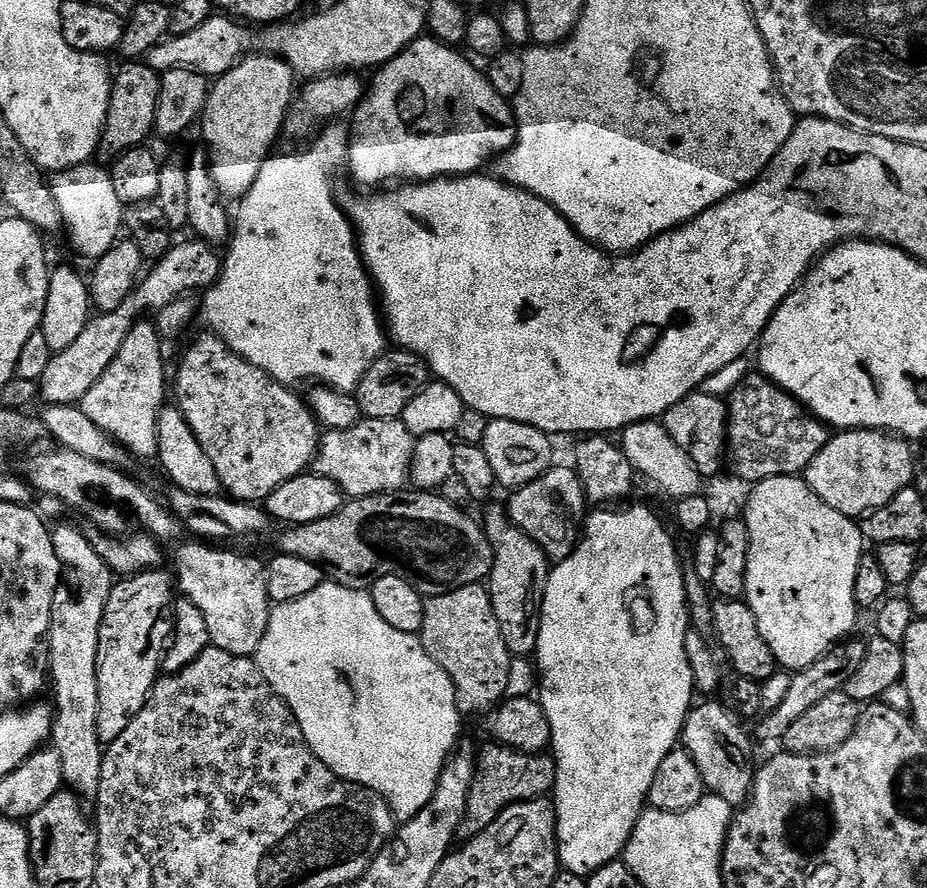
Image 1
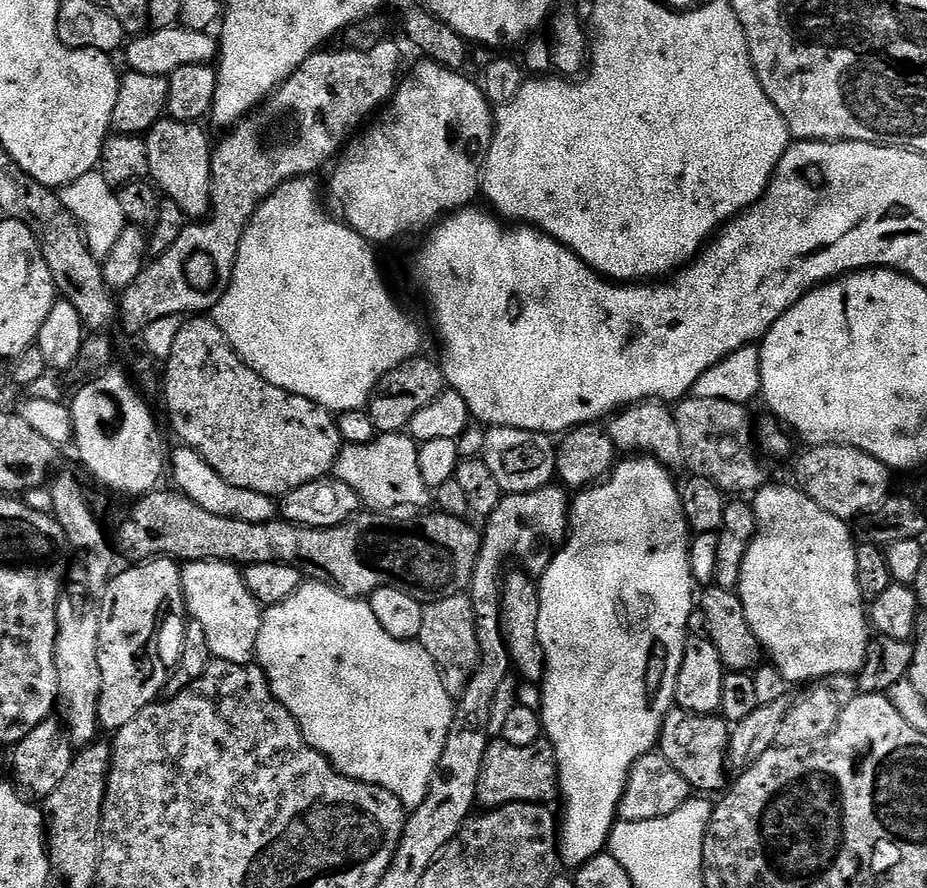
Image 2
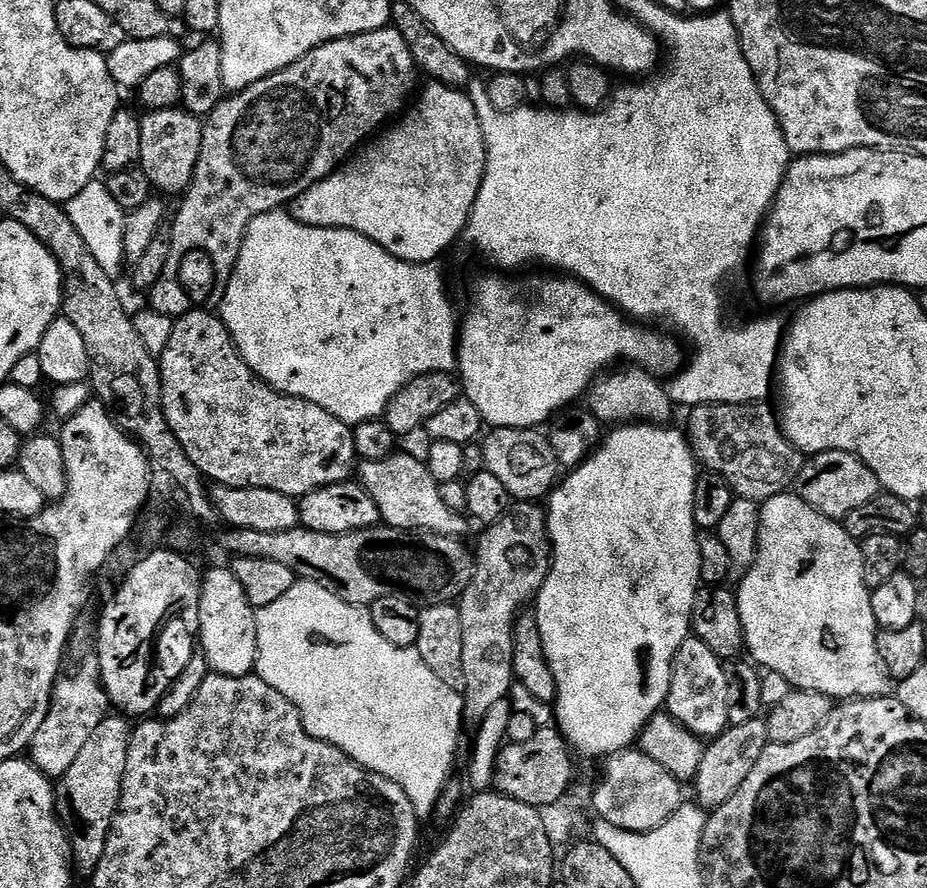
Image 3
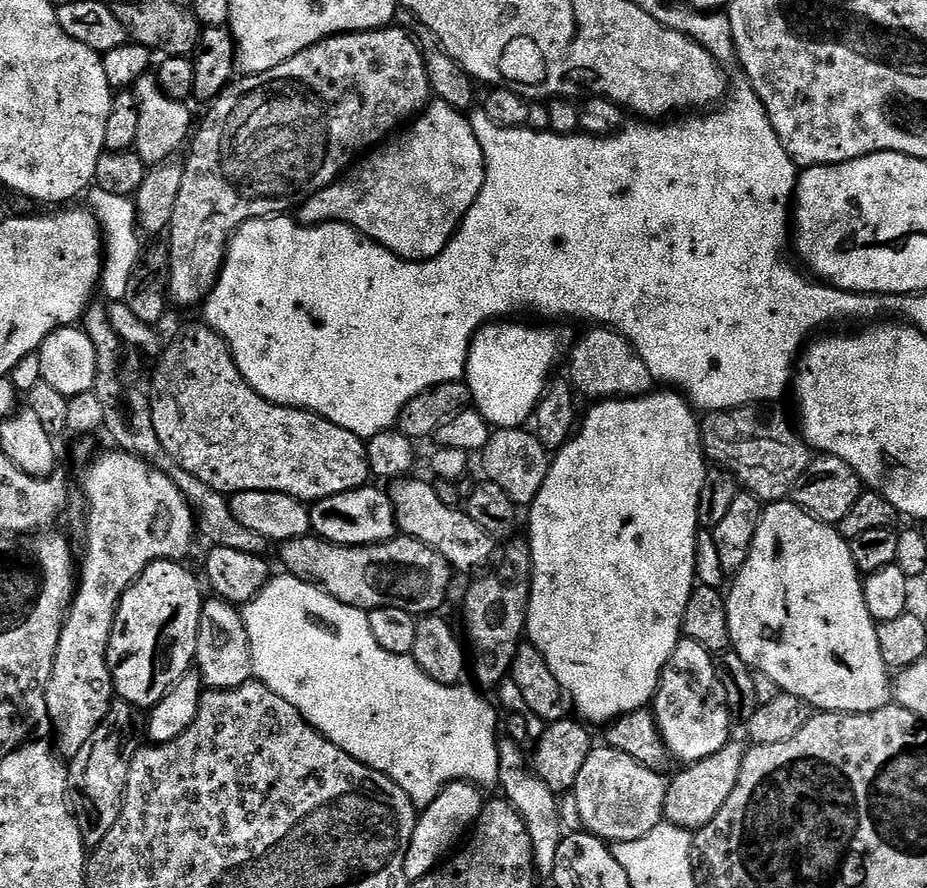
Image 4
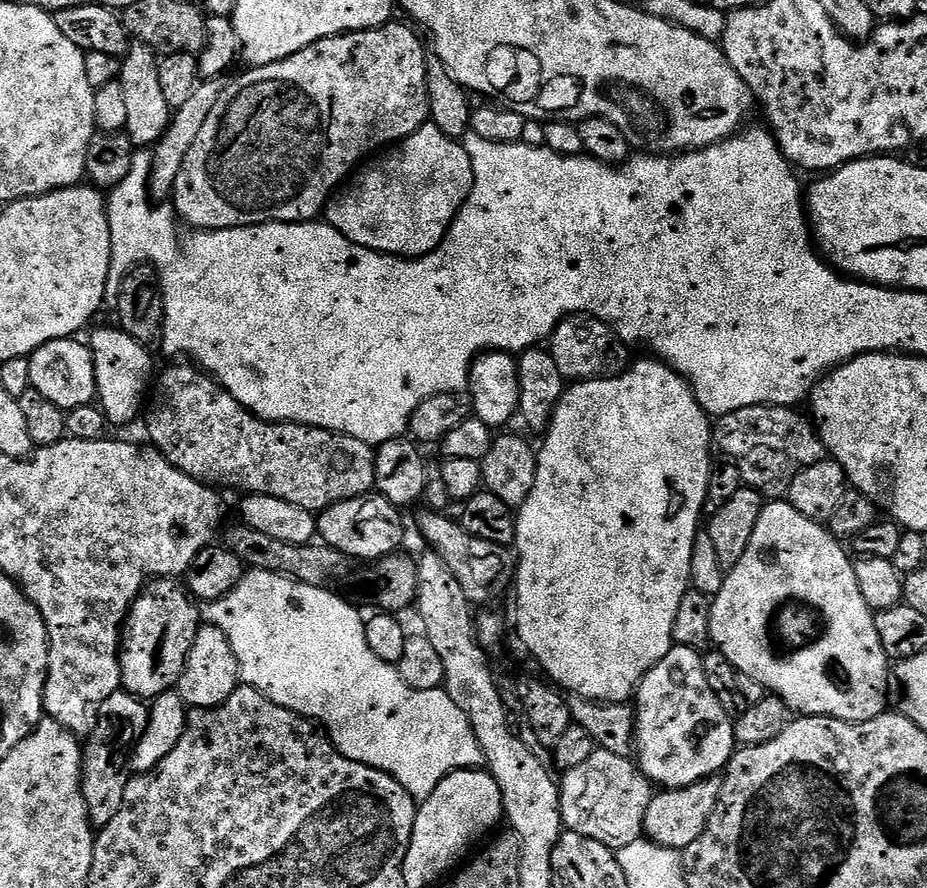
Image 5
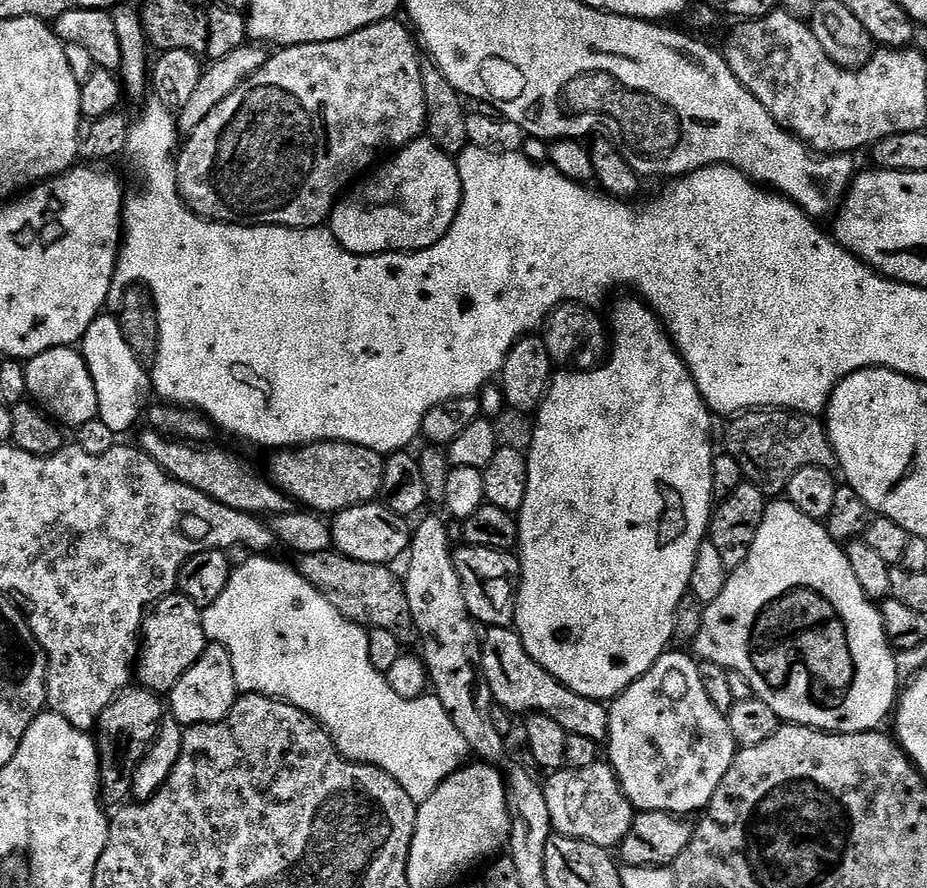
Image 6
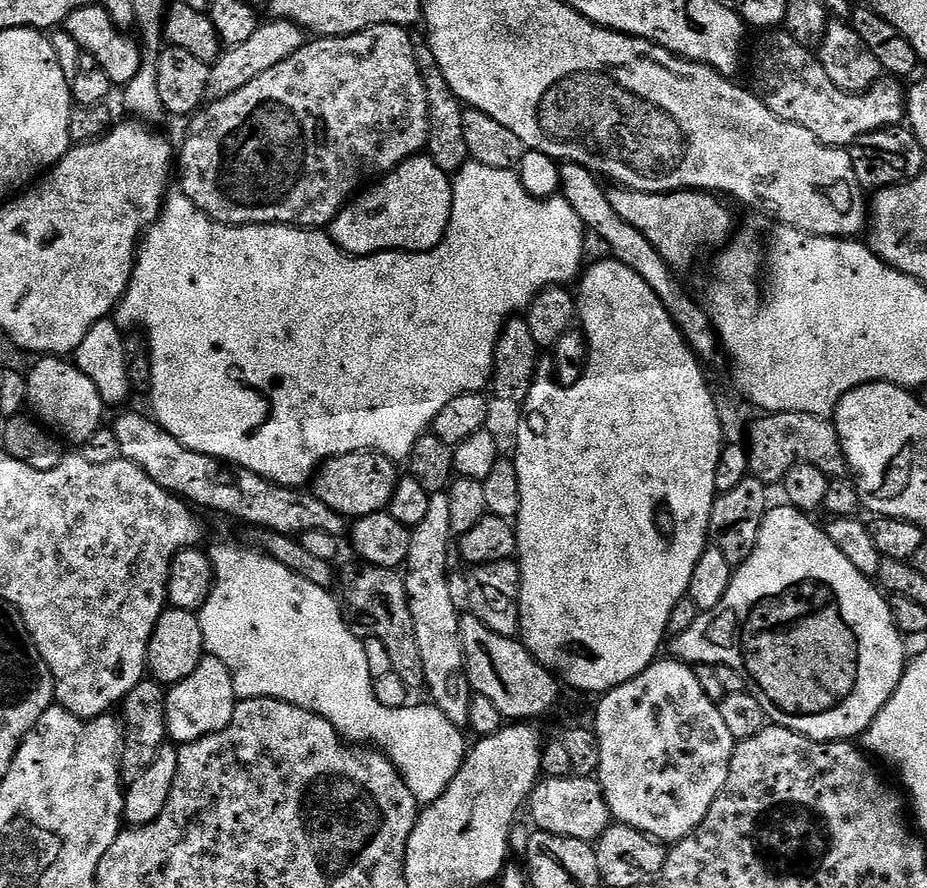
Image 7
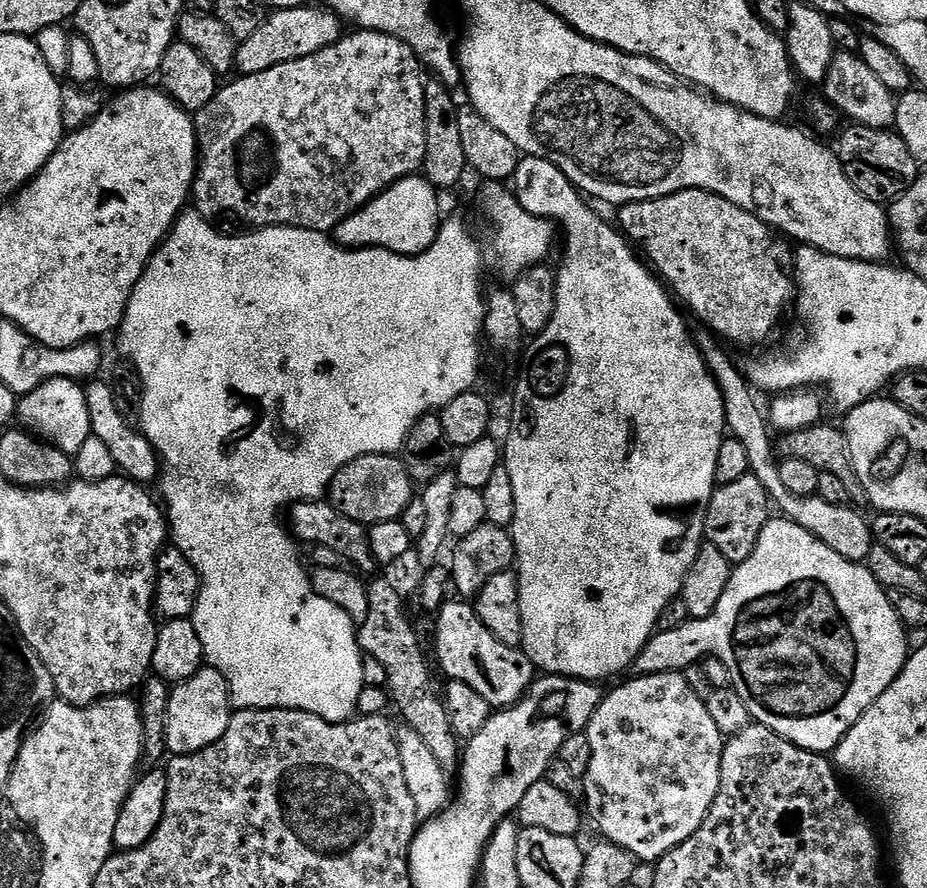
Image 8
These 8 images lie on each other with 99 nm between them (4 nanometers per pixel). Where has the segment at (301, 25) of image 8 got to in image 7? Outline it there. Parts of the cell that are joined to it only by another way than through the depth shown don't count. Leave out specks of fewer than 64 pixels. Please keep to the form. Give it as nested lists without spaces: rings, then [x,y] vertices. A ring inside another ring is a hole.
[[[265,19],[247,42],[233,48],[224,48],[220,57],[210,65],[210,82],[206,86],[207,99],[221,100],[234,94],[242,86],[254,82],[254,78],[266,74],[266,70],[274,70],[278,62],[286,62],[290,54],[298,54],[305,42],[306,32],[299,24],[289,20]]]

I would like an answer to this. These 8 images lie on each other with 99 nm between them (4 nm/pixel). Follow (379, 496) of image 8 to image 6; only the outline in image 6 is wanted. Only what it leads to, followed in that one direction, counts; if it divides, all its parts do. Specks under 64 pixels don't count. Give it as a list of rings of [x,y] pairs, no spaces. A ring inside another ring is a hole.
[[[323,440],[320,444],[305,444],[287,450],[280,450],[273,456],[276,457],[269,462],[269,473],[267,472],[272,484],[288,495],[289,500],[317,514],[335,514],[346,510],[350,506],[373,503],[380,496],[385,457],[361,444]]]

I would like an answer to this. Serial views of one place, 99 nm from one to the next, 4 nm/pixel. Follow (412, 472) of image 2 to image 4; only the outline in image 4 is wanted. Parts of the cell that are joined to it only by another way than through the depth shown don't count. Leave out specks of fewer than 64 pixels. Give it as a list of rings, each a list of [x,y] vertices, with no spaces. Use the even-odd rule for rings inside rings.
[[[393,479],[387,489],[394,506],[397,529],[403,535],[438,550],[438,554],[442,554],[442,558],[446,558],[457,573],[476,571],[479,573],[487,569],[497,555],[497,541],[493,540],[492,535],[486,530],[482,530],[482,526],[478,526],[478,522],[474,522],[474,518],[470,518],[467,512],[459,507],[448,508],[447,502],[426,481],[412,479]]]

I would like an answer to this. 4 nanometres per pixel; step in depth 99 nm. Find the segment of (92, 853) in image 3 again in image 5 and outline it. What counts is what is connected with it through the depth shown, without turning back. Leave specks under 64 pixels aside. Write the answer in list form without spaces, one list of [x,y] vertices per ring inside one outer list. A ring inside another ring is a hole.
[[[121,690],[110,694],[110,698],[102,702],[94,730],[83,741],[84,778],[80,785],[86,802],[88,820],[93,829],[106,827],[118,814],[118,810],[122,810],[122,797],[126,794],[126,786],[130,779],[132,748],[146,730],[148,709],[149,705],[145,701],[129,692]]]

